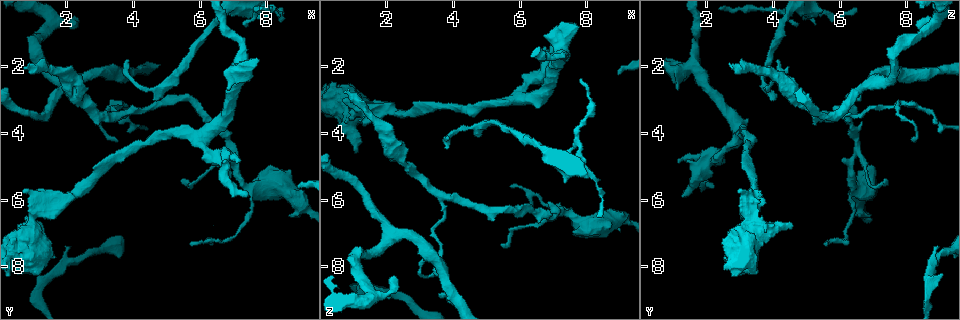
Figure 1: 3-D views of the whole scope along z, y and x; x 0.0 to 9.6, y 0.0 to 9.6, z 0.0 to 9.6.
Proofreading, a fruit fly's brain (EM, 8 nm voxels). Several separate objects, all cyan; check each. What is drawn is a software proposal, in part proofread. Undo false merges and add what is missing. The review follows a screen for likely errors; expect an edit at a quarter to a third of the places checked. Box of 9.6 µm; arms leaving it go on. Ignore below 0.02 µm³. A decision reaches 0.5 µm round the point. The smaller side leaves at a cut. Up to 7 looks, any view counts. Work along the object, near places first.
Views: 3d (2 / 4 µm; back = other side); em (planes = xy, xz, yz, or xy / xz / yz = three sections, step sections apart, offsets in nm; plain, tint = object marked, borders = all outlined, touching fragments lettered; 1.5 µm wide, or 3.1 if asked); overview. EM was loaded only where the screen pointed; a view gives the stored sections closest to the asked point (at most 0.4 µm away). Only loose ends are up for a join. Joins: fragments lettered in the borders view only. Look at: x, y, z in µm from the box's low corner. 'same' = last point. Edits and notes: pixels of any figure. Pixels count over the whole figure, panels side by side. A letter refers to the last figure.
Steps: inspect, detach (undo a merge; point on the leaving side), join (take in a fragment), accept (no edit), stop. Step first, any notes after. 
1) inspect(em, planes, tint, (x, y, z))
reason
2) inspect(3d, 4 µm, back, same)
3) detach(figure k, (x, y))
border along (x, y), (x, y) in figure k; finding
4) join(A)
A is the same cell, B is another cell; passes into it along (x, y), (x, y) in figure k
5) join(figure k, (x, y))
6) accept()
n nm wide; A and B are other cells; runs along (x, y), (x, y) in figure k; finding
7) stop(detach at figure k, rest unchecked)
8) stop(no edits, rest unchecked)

inspect(3d, 4 µm, back, (3.70, 3.35, 6.00))
two arms in line, one across

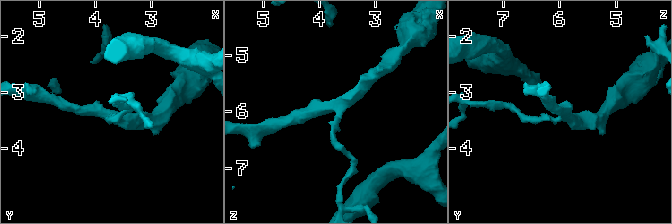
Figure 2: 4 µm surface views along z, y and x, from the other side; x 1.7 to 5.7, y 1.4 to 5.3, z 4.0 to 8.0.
inspect(em, yz, step 8, tint, (3.75, 3.40, 5.95))
3 arms

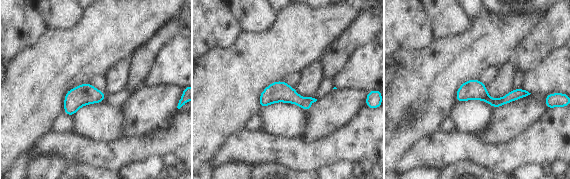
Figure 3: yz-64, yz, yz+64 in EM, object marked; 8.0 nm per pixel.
inspect(em, xz, step 4, borders, same)

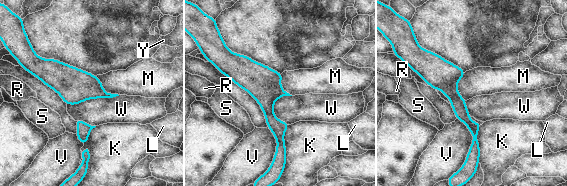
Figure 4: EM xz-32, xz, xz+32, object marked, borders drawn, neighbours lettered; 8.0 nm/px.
accept()
W touches over 440 nm; K, L, M, R, S, V, W and Y are other cells; all the same neuron

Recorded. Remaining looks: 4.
inspect(em, xz, step 4, tint, (4.55, 2.95, 3.95))
branch stops here

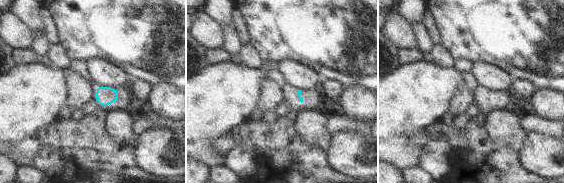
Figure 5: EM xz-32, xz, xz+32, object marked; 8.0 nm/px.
inspect(em, planes, borders, same)
another direction

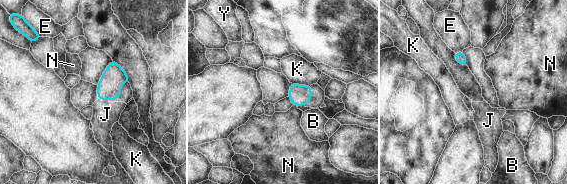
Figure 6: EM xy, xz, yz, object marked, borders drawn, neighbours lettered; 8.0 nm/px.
join(J)
J is the same cell, B, E, K, N and Y are other cells; passes into it along (109, 87), (103, 99), (105, 114) in figure 6; it goes on there

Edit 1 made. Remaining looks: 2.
inspect(overview)
redraw

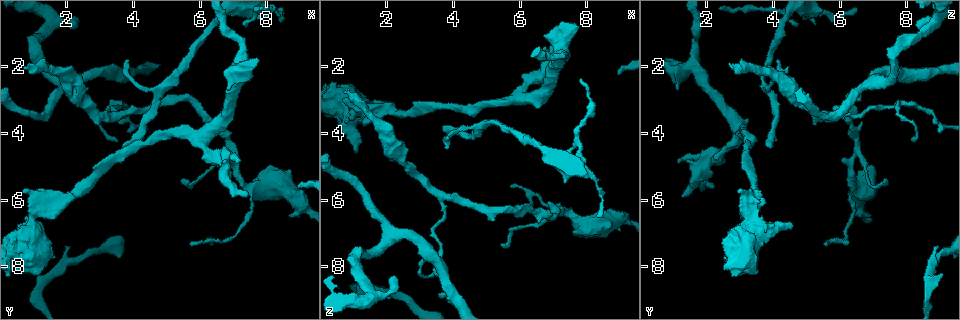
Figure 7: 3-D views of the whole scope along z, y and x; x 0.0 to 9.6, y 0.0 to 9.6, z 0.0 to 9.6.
inspect(em, planes, borders, (3.60, 4.45, 3.85))
an open end

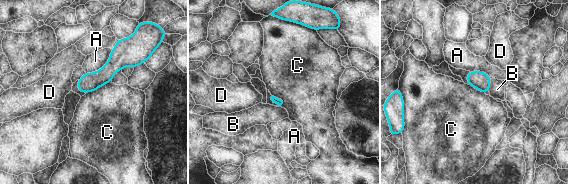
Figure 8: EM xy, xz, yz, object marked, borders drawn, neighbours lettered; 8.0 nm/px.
join(B)
A touches over 300 nm; B is the same cell, A, C and D are other cells; passes into it along (481, 81), (490, 85), (497, 89) in figure 8; the neuron continues

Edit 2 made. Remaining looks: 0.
stop(join at figure 6, join at figure 8, rest unchecked)

